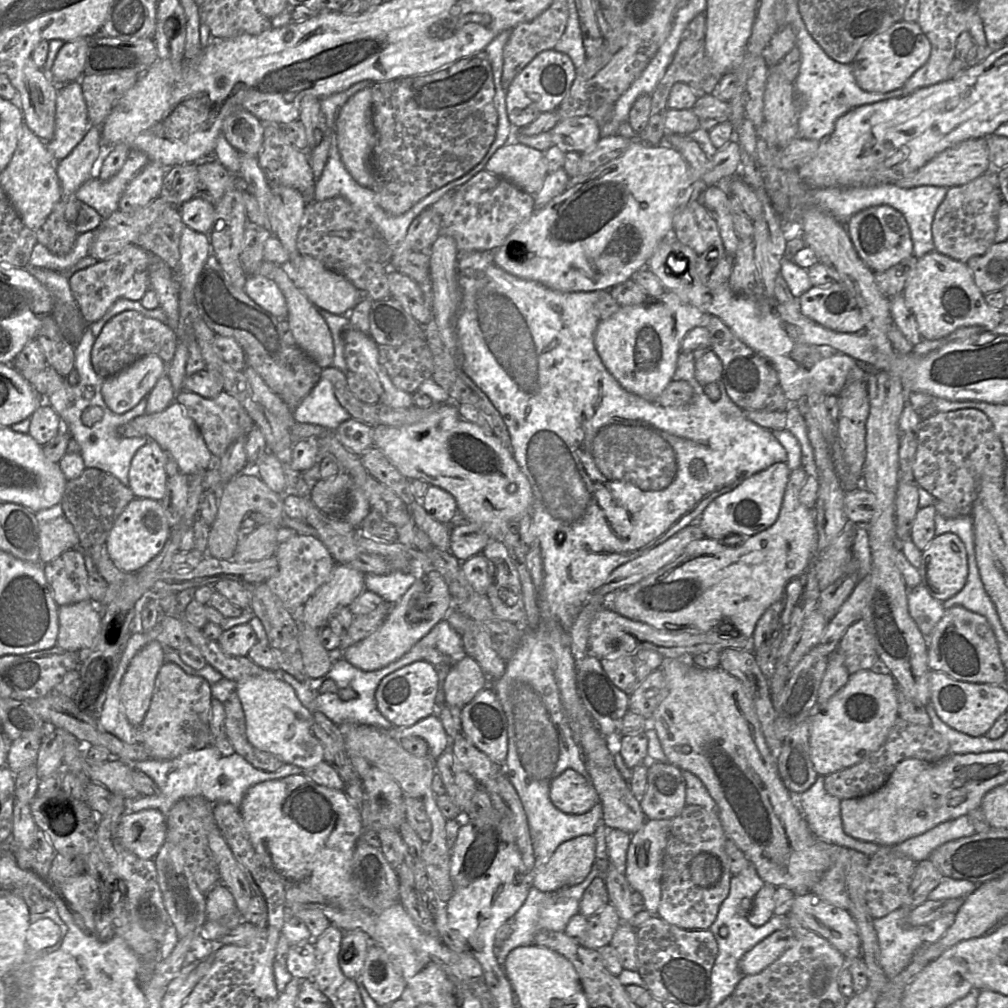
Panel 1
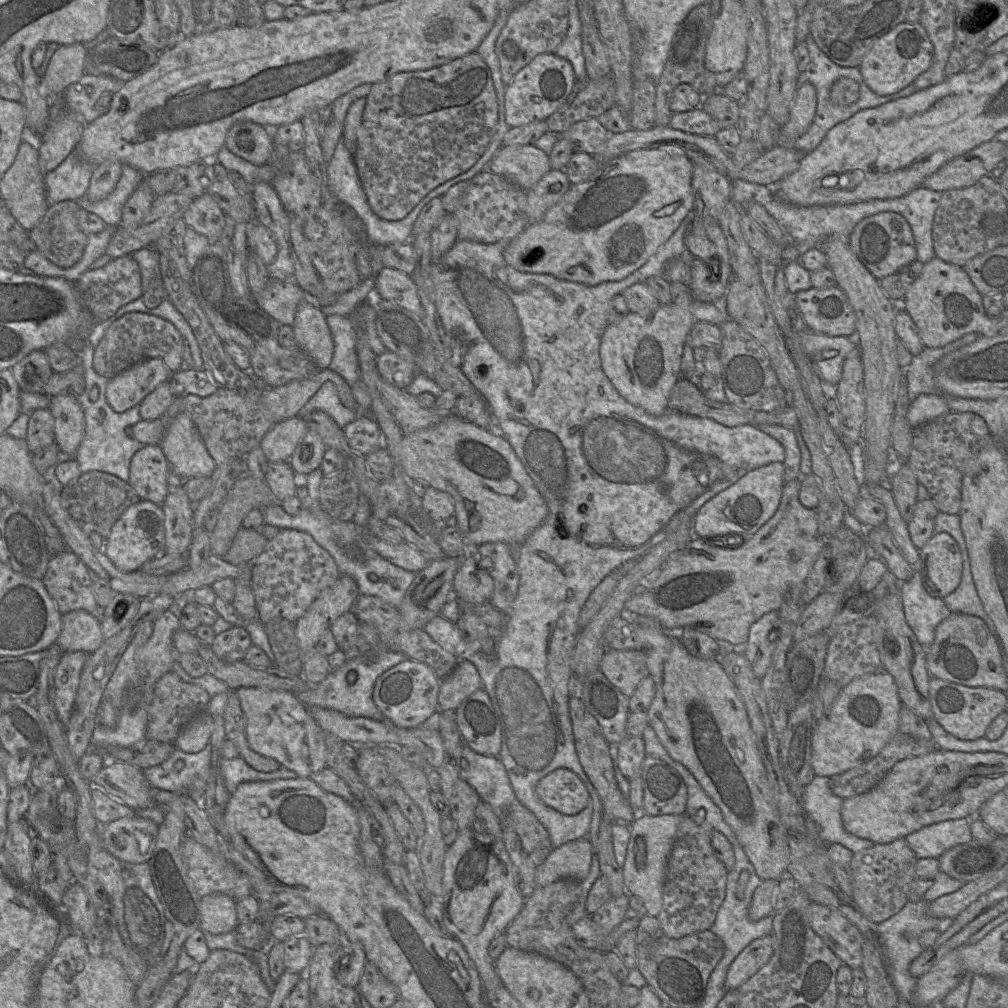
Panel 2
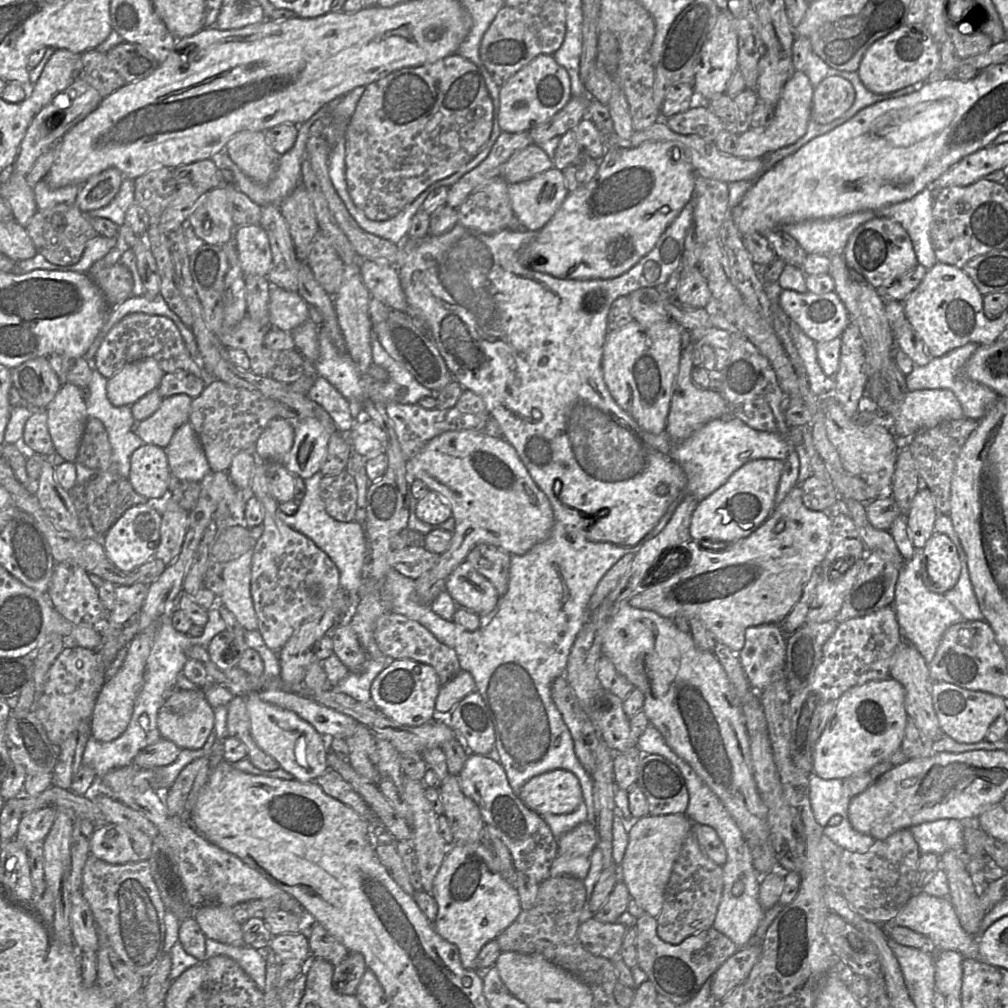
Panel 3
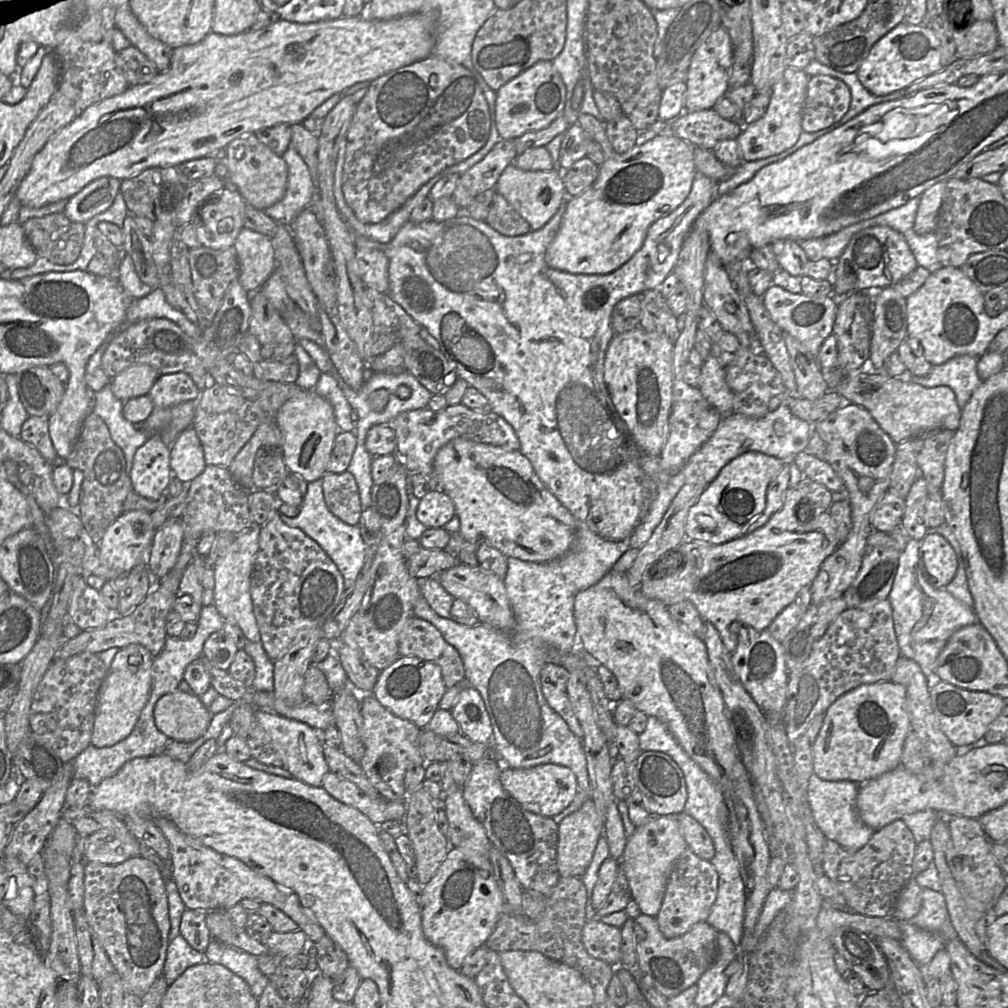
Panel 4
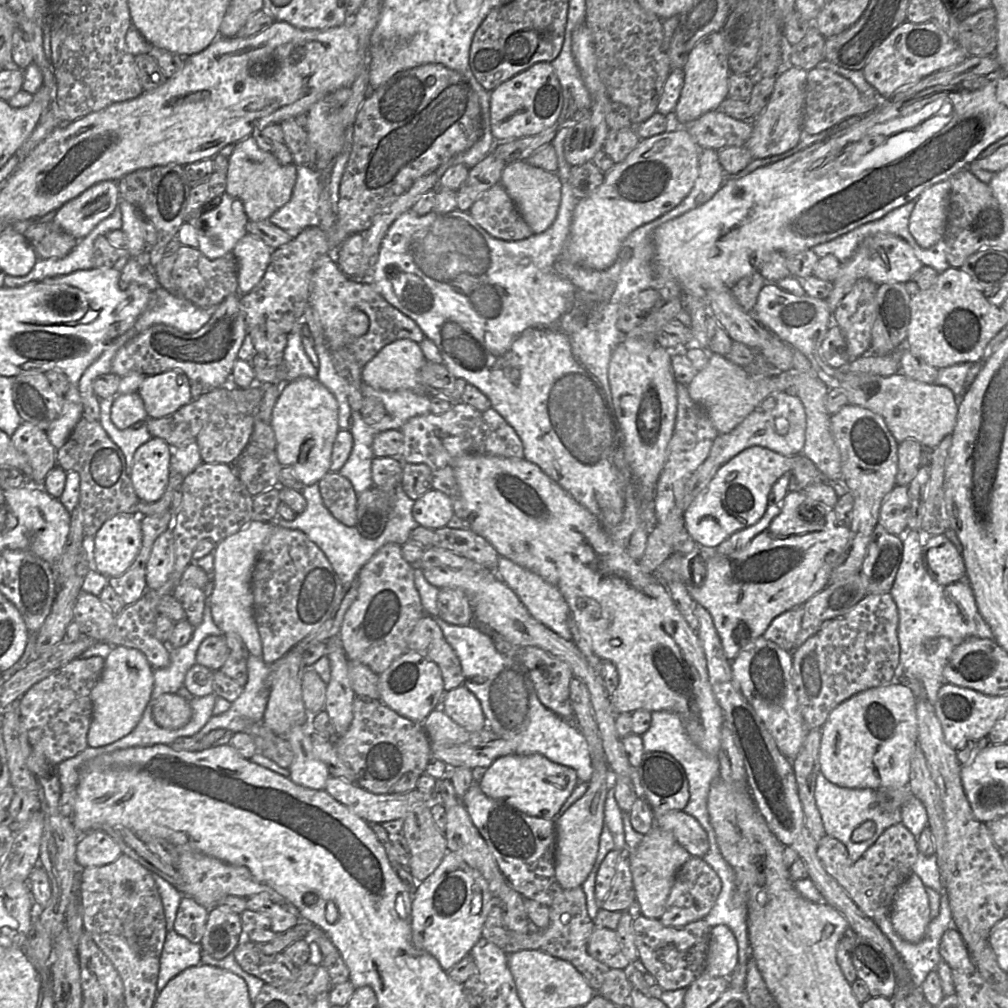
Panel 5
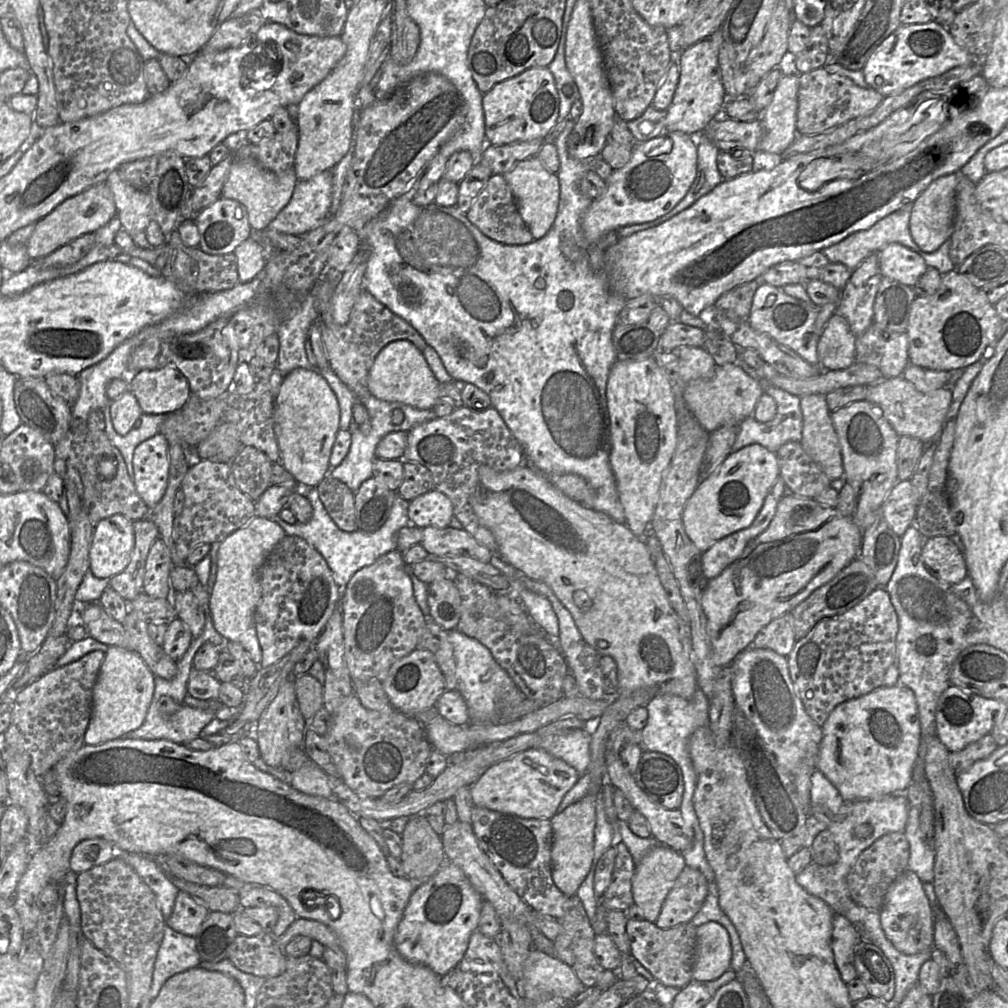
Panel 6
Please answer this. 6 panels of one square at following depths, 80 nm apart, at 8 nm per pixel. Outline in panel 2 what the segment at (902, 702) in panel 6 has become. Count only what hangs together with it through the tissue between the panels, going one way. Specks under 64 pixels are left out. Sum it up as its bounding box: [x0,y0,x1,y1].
[811,669,902,778]

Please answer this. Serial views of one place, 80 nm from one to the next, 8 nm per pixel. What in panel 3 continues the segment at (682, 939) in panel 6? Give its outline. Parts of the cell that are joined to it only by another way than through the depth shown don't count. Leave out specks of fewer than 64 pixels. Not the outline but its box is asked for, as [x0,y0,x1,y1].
[635,913,738,1006]

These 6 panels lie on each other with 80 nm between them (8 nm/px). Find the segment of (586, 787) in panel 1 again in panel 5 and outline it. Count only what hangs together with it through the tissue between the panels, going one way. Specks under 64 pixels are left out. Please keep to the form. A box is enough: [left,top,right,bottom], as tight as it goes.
[480,754,579,820]

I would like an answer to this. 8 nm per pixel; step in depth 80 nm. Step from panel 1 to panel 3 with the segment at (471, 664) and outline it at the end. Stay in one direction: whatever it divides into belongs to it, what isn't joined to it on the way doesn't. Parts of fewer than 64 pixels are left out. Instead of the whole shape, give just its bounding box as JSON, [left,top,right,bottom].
[435,670,476,715]

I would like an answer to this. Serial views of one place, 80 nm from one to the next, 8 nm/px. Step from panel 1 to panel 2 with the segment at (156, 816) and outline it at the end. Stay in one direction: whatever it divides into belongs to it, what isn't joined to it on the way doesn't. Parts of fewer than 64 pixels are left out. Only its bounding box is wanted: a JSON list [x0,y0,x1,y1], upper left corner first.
[100,814,158,863]

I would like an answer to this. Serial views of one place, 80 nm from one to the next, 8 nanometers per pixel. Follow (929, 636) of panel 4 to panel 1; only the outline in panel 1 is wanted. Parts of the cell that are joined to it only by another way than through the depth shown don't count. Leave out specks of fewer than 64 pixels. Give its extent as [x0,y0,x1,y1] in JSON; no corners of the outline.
[908,583,946,637]

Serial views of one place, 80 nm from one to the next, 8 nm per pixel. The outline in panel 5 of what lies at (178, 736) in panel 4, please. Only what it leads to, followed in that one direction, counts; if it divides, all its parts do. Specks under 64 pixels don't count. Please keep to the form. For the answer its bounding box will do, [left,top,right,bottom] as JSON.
[153,693,191,729]

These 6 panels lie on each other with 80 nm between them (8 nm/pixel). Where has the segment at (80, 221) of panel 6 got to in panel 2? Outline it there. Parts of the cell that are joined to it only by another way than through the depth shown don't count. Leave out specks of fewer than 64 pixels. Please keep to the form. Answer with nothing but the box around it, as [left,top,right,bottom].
[85,159,122,201]

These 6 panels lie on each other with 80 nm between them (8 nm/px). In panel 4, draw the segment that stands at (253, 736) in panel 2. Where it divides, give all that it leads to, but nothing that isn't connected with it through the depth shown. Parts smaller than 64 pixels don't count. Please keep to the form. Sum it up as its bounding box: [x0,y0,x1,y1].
[254,708,329,787]

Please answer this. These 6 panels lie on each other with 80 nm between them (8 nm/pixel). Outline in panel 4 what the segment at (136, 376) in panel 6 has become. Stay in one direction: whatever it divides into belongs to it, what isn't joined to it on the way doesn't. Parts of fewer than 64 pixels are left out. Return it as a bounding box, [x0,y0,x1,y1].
[148,372,201,408]

